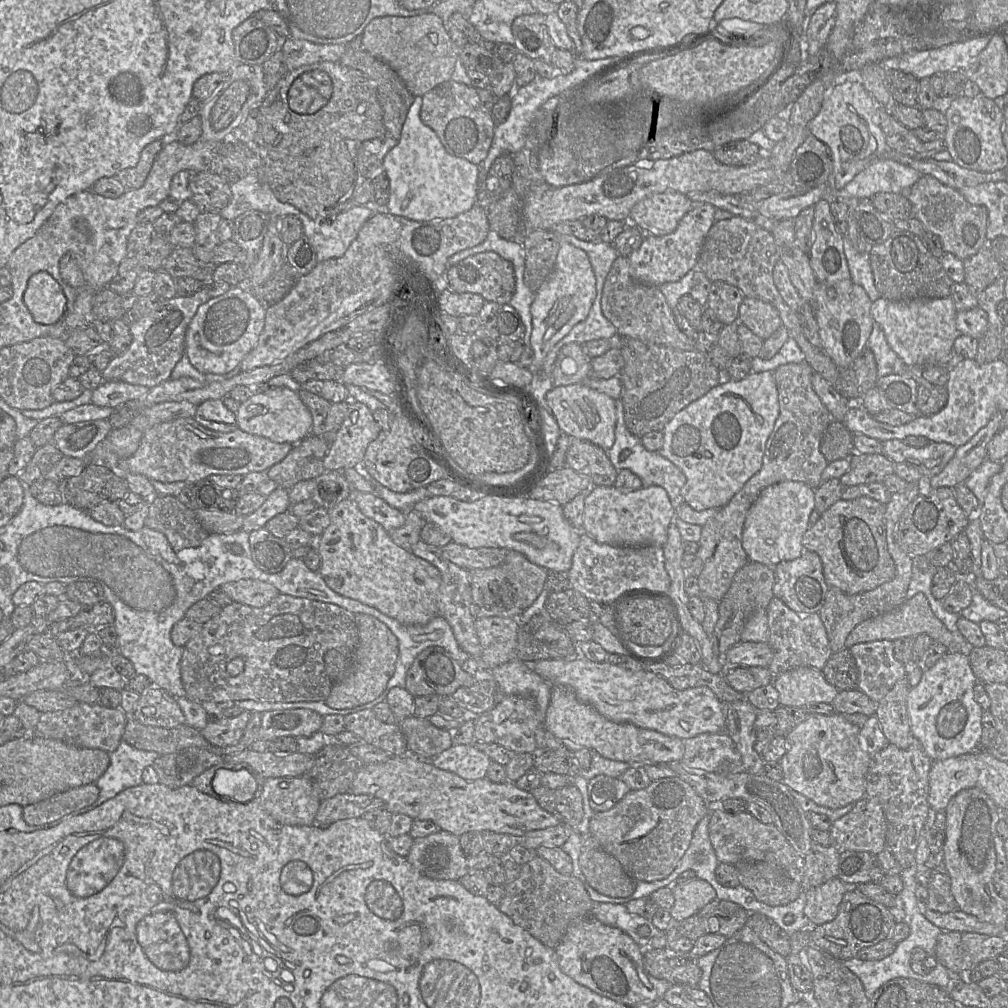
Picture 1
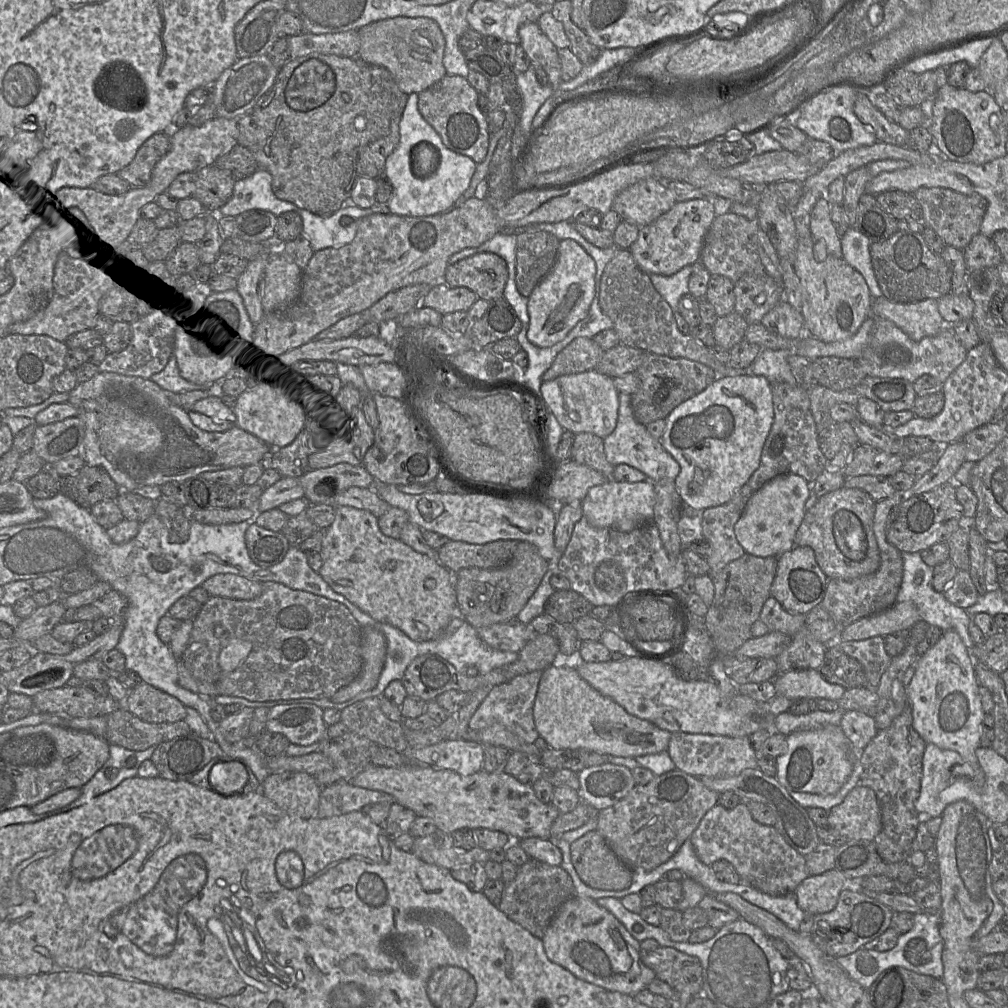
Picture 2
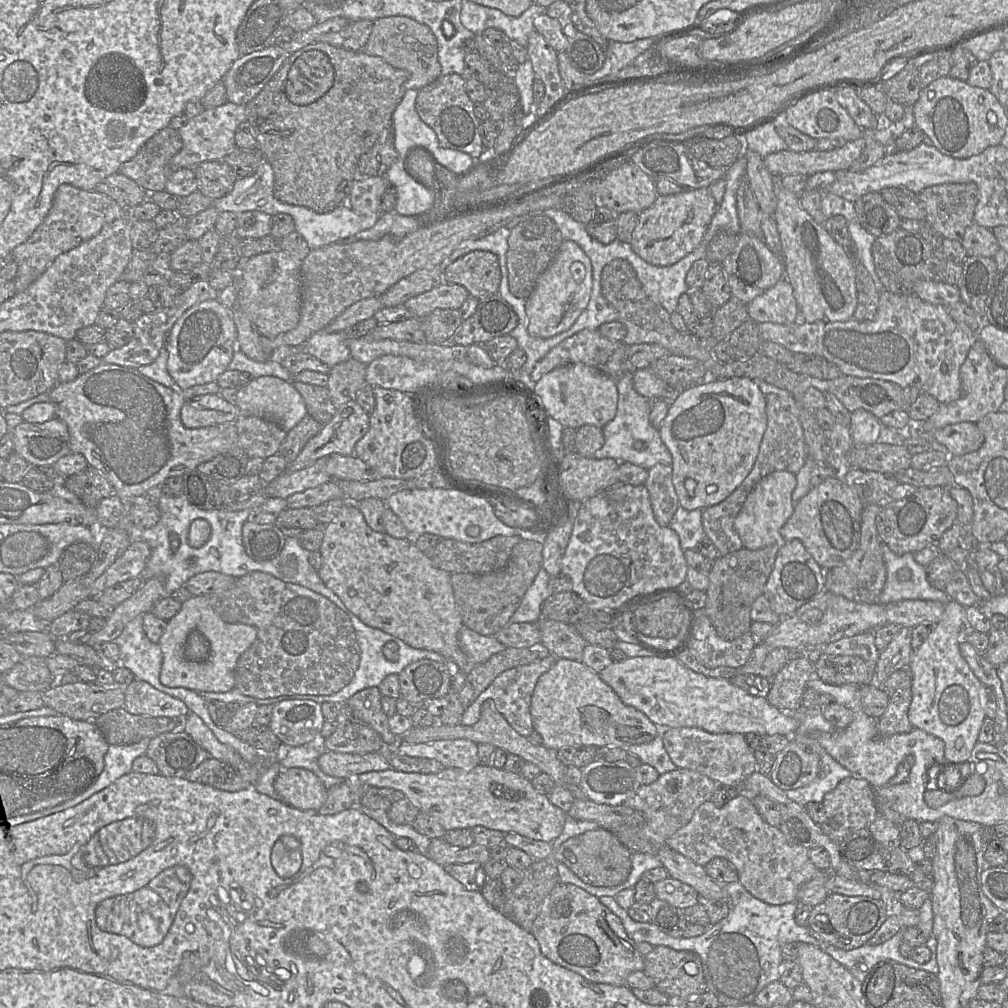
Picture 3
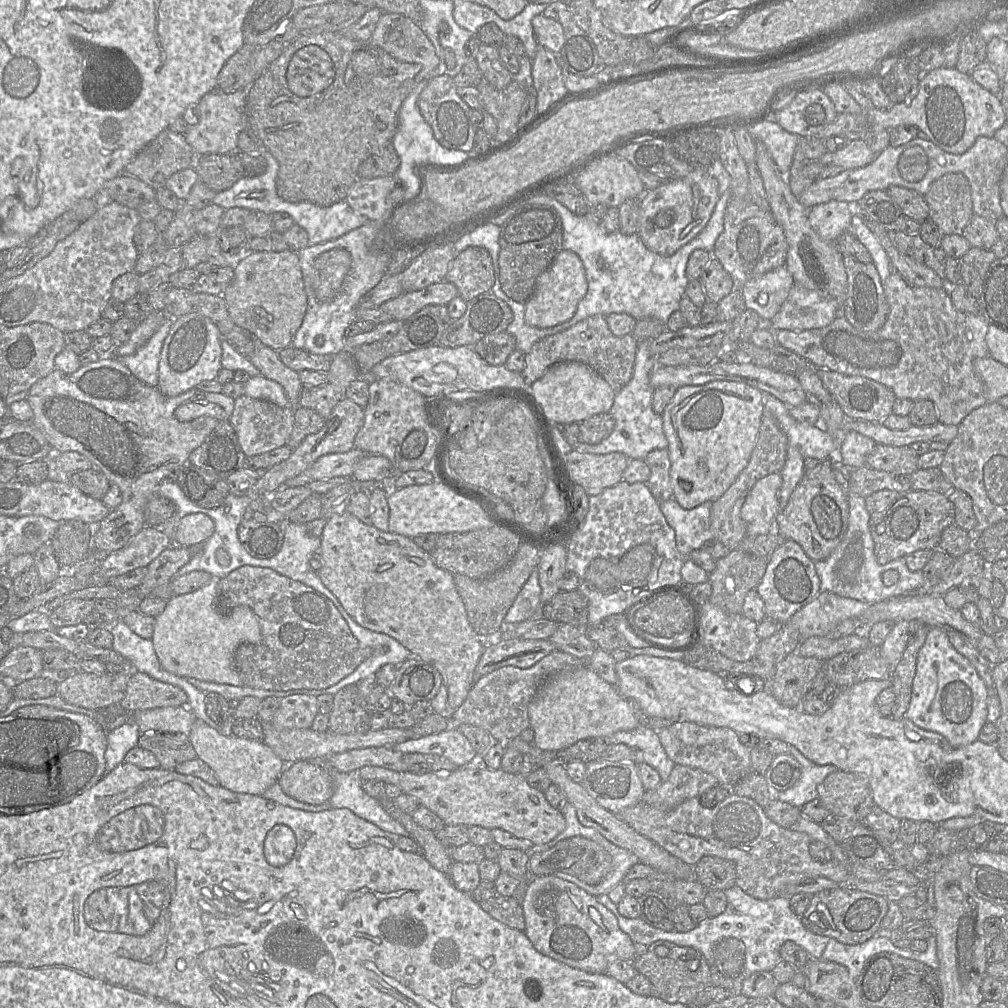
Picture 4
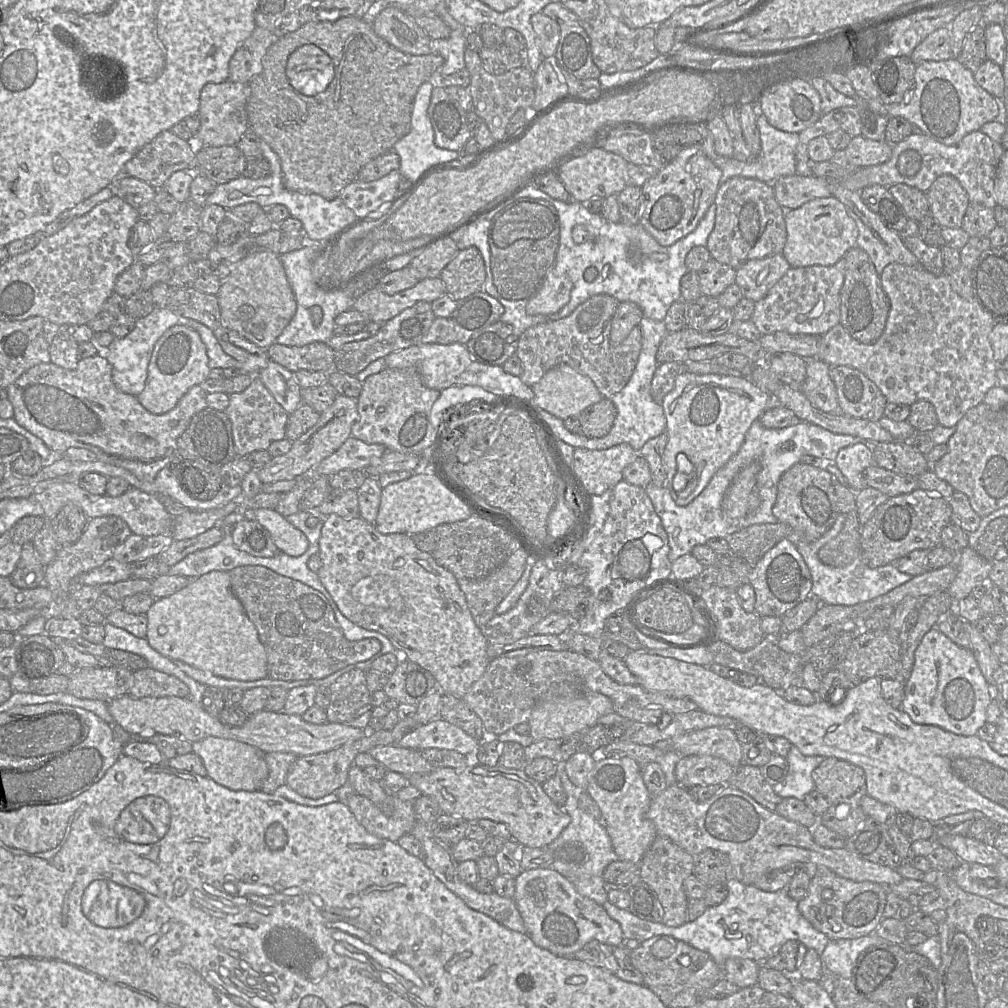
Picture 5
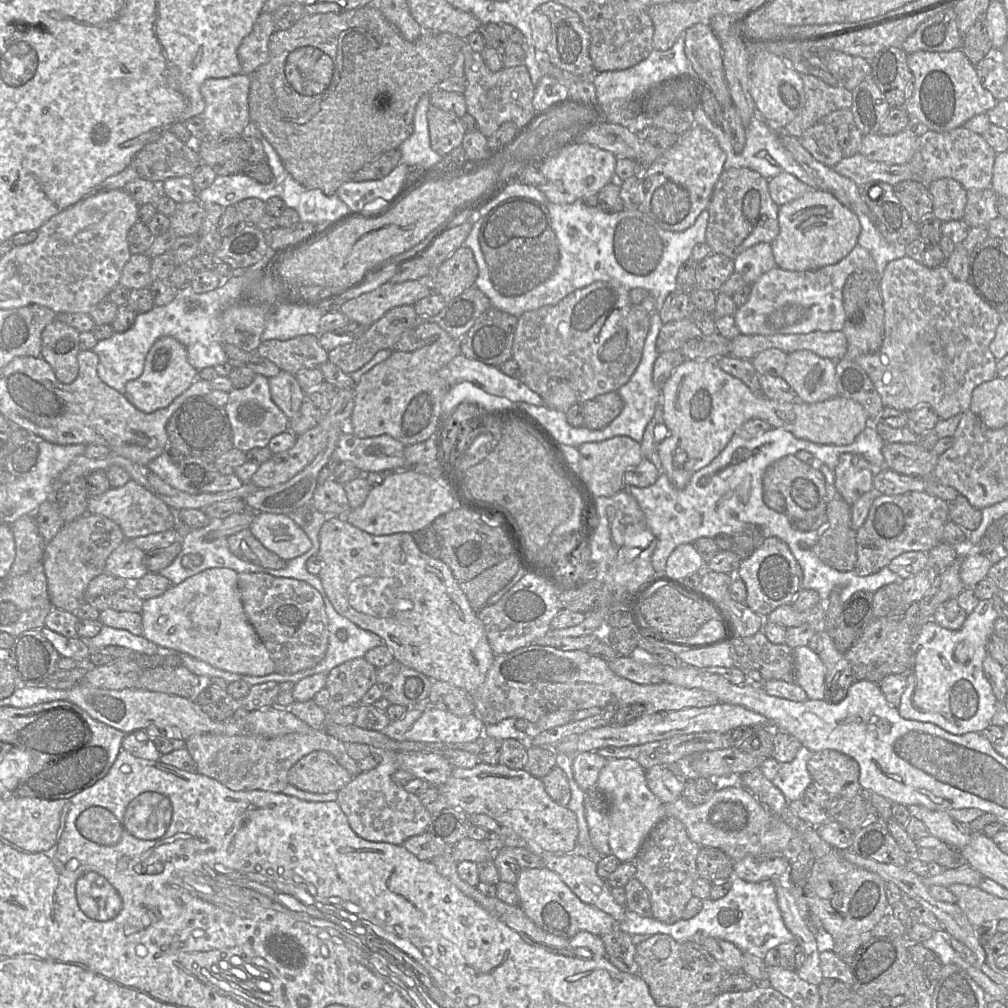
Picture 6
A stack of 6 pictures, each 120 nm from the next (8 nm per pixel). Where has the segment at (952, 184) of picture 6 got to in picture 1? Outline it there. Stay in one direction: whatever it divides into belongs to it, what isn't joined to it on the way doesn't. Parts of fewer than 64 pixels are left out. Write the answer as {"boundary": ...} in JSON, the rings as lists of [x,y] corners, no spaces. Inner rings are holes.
{"boundary":[[[921,176],[905,193],[913,218],[939,237],[944,253],[951,253],[965,260],[988,244],[986,238],[988,212],[984,206],[968,203],[958,190],[948,187],[931,176]]]}

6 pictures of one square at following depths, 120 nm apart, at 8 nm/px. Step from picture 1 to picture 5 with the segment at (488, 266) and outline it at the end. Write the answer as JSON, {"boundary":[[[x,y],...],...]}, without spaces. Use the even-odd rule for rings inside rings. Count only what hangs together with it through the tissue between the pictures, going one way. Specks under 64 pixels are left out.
{"boundary":[[[475,246],[459,250],[440,273],[446,293],[459,301],[483,289],[486,278],[485,262]]]}

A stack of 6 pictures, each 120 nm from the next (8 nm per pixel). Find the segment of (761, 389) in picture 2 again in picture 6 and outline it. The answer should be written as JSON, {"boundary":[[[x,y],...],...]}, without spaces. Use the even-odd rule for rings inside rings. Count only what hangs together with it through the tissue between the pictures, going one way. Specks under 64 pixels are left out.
{"boundary":[[[686,359],[674,370],[662,387],[661,405],[668,436],[658,446],[658,464],[661,472],[666,474],[670,483],[678,490],[687,486],[694,473],[709,465],[731,438],[738,434],[738,429],[749,420],[763,420],[772,428],[782,428],[798,439],[835,446],[852,444],[871,423],[863,406],[839,395],[822,402],[798,404],[778,402],[764,395],[755,395],[741,380],[725,373],[717,365],[717,360]]]}

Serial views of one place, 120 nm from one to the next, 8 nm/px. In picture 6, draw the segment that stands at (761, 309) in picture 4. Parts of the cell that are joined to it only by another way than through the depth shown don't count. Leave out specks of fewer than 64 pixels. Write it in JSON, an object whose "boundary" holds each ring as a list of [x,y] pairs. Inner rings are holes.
{"boundary":[[[758,243],[734,259],[735,272],[739,273],[746,284],[752,285],[763,274],[777,267],[769,243]]]}

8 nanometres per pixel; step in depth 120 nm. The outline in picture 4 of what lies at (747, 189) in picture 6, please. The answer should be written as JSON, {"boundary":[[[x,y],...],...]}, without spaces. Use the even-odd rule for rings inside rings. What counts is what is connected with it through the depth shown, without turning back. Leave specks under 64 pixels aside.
{"boundary":[[[732,195],[724,214],[724,229],[715,242],[712,257],[716,258],[731,276],[734,288],[741,289],[749,280],[785,265],[787,251],[788,243],[783,229],[775,220],[771,209],[764,211],[751,200],[743,200]]]}

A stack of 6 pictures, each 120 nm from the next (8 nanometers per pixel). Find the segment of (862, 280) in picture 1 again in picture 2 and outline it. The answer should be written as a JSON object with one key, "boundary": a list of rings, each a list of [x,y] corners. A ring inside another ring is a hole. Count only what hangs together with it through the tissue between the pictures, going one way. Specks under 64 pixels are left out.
{"boundary":[[[849,227],[840,242],[843,259],[862,275],[872,300],[882,297],[871,263],[870,240],[854,227]]]}

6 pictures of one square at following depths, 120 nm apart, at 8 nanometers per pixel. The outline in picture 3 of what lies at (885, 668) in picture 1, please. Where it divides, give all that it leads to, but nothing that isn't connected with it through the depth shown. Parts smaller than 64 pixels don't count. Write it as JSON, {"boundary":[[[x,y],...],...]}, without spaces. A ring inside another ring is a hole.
{"boundary":[[[864,632],[845,637],[835,642],[826,643],[818,648],[817,653],[827,655],[858,656],[867,664],[876,666],[880,652],[875,646],[874,632]]]}

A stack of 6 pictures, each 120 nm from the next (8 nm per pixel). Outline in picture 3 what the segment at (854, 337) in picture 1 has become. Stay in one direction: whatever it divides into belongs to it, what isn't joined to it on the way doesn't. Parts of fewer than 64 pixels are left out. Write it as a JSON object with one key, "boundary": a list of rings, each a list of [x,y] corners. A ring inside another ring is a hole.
{"boundary":[[[772,175],[777,199],[774,219],[782,244],[784,275],[793,288],[799,319],[806,323],[853,319],[857,307],[854,259],[803,209],[799,196],[783,186],[782,177]]]}

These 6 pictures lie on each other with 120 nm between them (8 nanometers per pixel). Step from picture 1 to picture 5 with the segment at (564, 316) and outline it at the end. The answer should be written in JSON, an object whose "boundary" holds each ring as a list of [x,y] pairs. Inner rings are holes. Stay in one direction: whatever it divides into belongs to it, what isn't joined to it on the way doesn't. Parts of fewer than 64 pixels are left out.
{"boundary":[[[553,266],[545,275],[537,291],[526,305],[528,315],[551,315],[559,312],[570,300],[573,283],[565,276],[557,276]]]}

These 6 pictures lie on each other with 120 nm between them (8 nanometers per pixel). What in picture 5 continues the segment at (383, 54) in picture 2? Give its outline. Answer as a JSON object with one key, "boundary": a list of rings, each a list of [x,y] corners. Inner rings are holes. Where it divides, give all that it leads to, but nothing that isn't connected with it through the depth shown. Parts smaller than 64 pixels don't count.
{"boundary":[[[397,8],[384,9],[372,24],[377,36],[410,55],[432,53],[431,38],[410,16]]]}

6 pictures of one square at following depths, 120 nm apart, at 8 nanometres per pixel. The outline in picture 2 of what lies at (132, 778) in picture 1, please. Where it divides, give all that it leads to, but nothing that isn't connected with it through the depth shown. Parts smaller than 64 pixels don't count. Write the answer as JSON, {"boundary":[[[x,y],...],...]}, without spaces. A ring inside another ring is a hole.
{"boundary":[[[109,745],[109,759],[81,788],[81,795],[71,804],[47,814],[68,812],[115,788],[123,780],[138,776],[139,766],[143,761],[150,760],[154,749],[155,747],[149,747],[144,751],[132,751]]]}

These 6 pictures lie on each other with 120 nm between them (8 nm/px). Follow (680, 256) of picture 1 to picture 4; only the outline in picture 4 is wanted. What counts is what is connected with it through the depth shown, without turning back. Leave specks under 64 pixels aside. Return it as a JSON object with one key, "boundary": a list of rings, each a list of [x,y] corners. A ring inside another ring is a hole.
{"boundary":[[[693,168],[685,177],[668,179],[640,197],[637,235],[651,251],[665,257],[695,238],[706,226],[719,199],[718,181],[705,168]]]}

